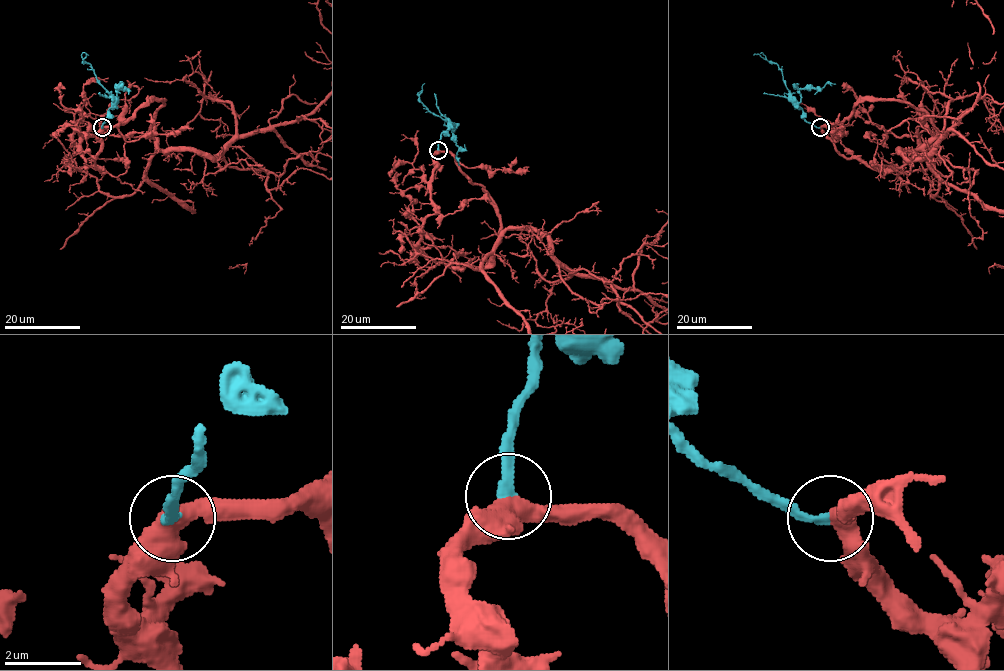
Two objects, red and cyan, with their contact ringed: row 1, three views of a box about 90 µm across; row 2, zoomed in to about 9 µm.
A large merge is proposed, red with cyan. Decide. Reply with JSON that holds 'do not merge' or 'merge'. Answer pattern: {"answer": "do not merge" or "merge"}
{"answer": "merge"}

